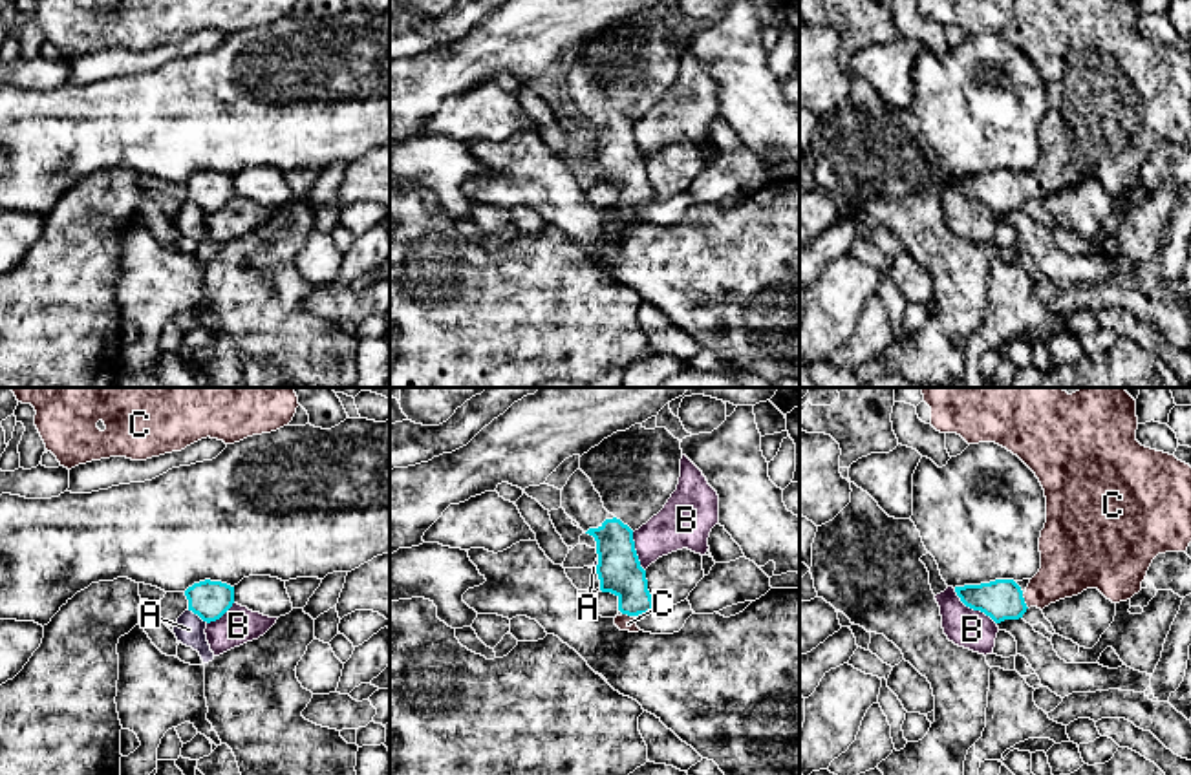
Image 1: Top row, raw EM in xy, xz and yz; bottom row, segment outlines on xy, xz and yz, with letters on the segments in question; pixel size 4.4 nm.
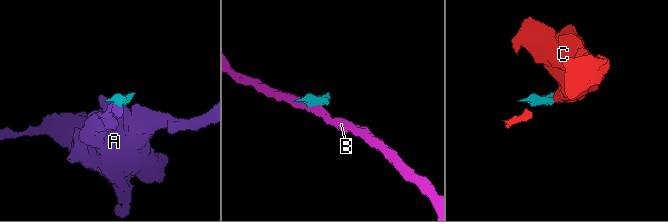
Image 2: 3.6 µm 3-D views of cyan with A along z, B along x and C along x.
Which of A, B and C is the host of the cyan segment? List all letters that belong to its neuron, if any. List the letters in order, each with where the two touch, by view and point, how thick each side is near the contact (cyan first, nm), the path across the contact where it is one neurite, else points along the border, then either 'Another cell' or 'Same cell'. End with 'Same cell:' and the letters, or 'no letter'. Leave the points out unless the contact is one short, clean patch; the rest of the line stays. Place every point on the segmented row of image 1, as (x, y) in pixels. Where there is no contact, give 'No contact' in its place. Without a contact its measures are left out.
A: Touches cyan at xy (198, 615). Thickness 170 nm (cyan) against 140 nm. Boundary: xy (187, 609), (207, 622). Another cell
B: Touches cyan at yz (974, 609). Thickness 180 nm (cyan) against 180 nm. Boundary: yz (954, 589), (966, 605), (983, 611), (996, 624). Another cell
C: Touches cyan at yz (1023, 602). Thickness 180 nm (cyan) against 240 nm. Path across: yz (1001, 600), (1023, 602), (1038, 594), (1067, 565). Same cell
Same cell: C

